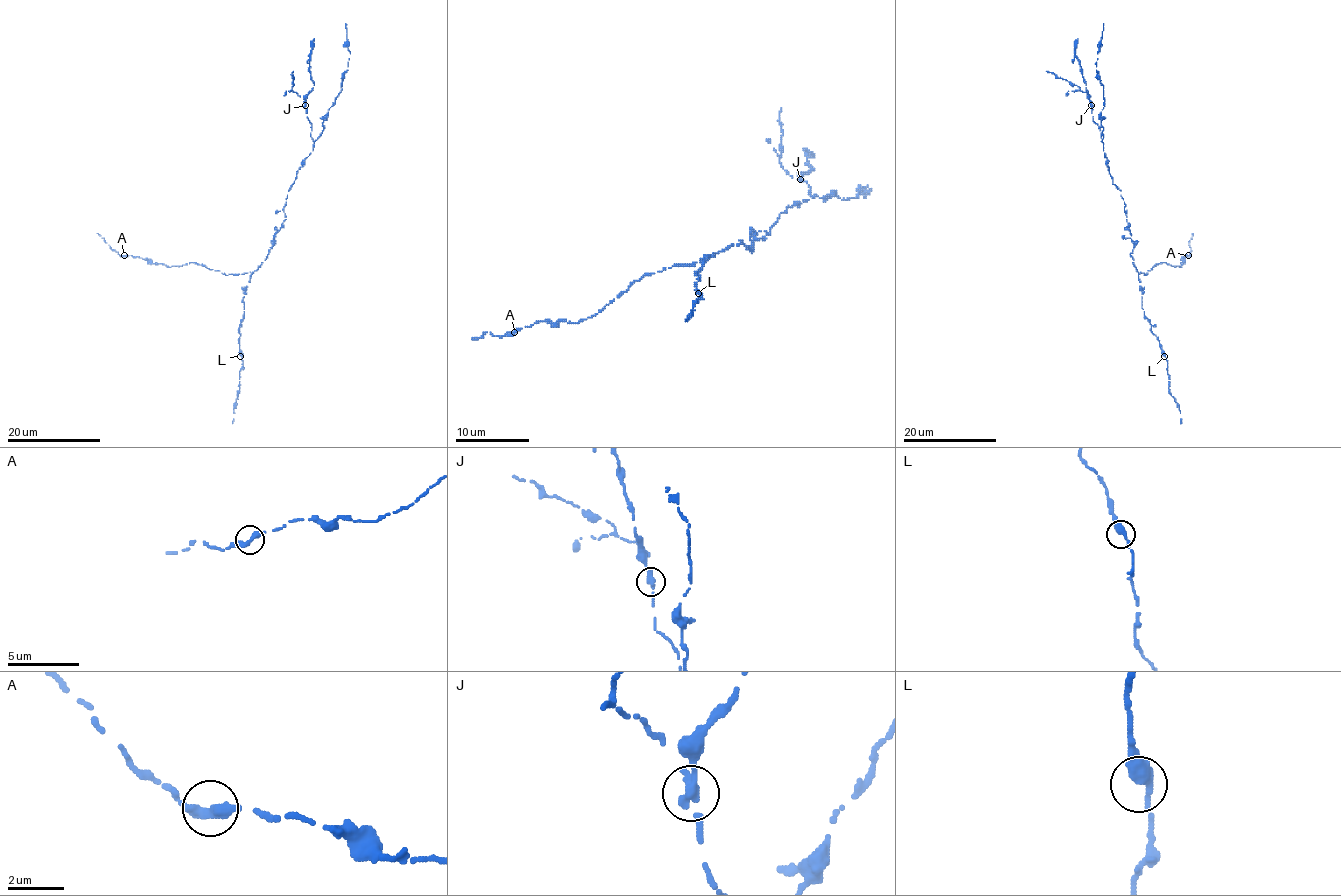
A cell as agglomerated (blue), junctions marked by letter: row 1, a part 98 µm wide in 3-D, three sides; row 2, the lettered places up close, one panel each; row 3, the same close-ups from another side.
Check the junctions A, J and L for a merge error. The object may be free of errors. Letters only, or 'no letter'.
J

